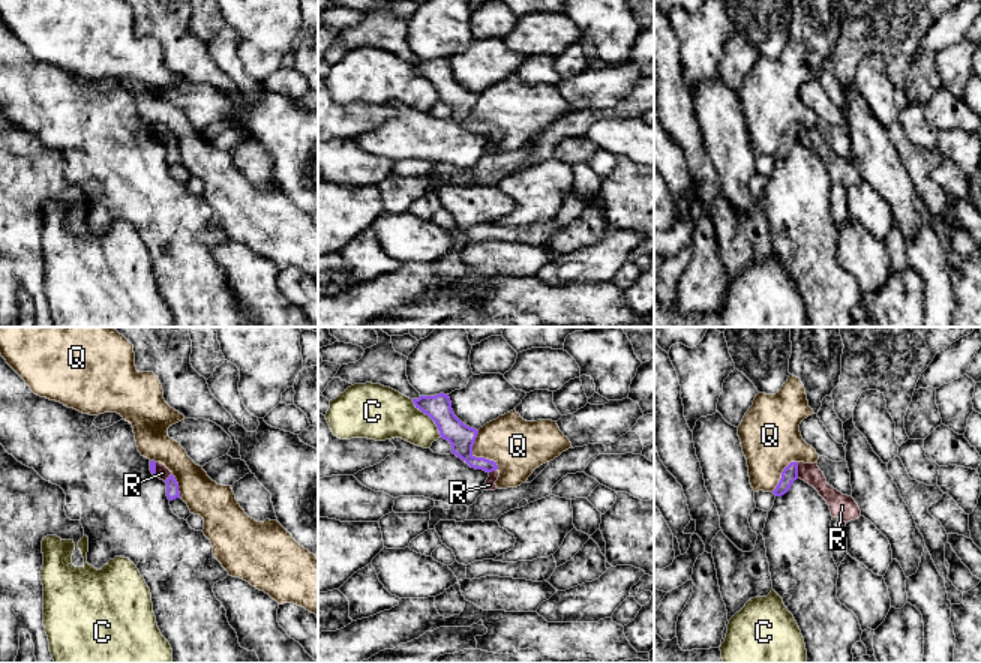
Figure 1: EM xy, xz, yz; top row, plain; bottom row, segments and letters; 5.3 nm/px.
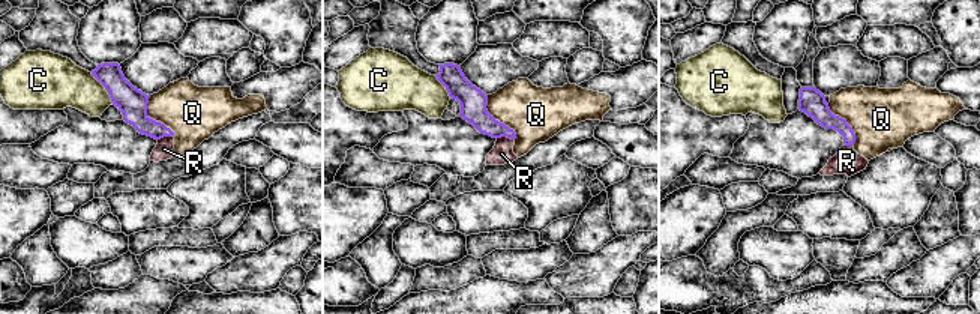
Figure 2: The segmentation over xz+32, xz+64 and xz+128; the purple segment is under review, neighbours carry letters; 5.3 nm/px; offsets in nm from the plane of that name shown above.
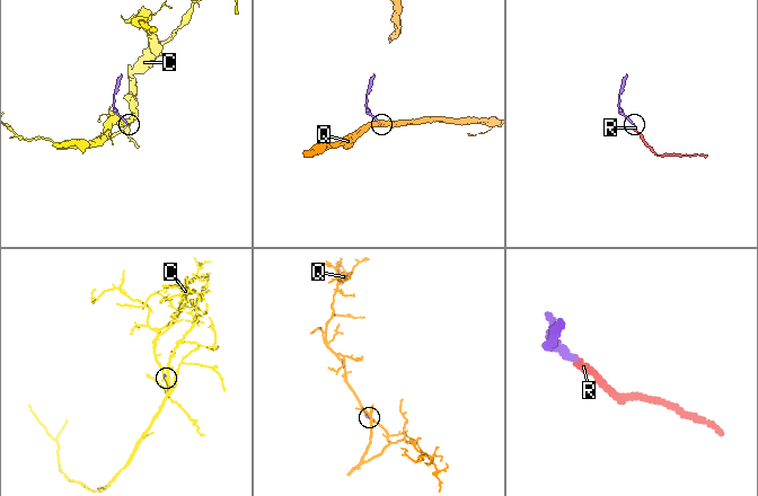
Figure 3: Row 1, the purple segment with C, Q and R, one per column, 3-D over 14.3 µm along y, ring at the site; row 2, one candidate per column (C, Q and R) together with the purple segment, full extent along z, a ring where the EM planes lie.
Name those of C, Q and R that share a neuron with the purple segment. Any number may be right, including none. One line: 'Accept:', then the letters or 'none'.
Accept: R

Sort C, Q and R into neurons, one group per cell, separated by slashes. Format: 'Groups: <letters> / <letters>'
Groups: C / Q / R

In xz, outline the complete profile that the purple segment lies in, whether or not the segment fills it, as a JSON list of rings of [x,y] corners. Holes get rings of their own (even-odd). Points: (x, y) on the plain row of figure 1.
[[[448,58],[420,60],[418,63],[412,63],[412,66],[416,72],[435,86],[441,102],[452,108],[453,118],[465,124],[471,132],[483,134],[489,138],[484,154],[498,153],[495,148],[500,141],[496,126],[472,118],[478,94],[466,90],[454,80]]]

